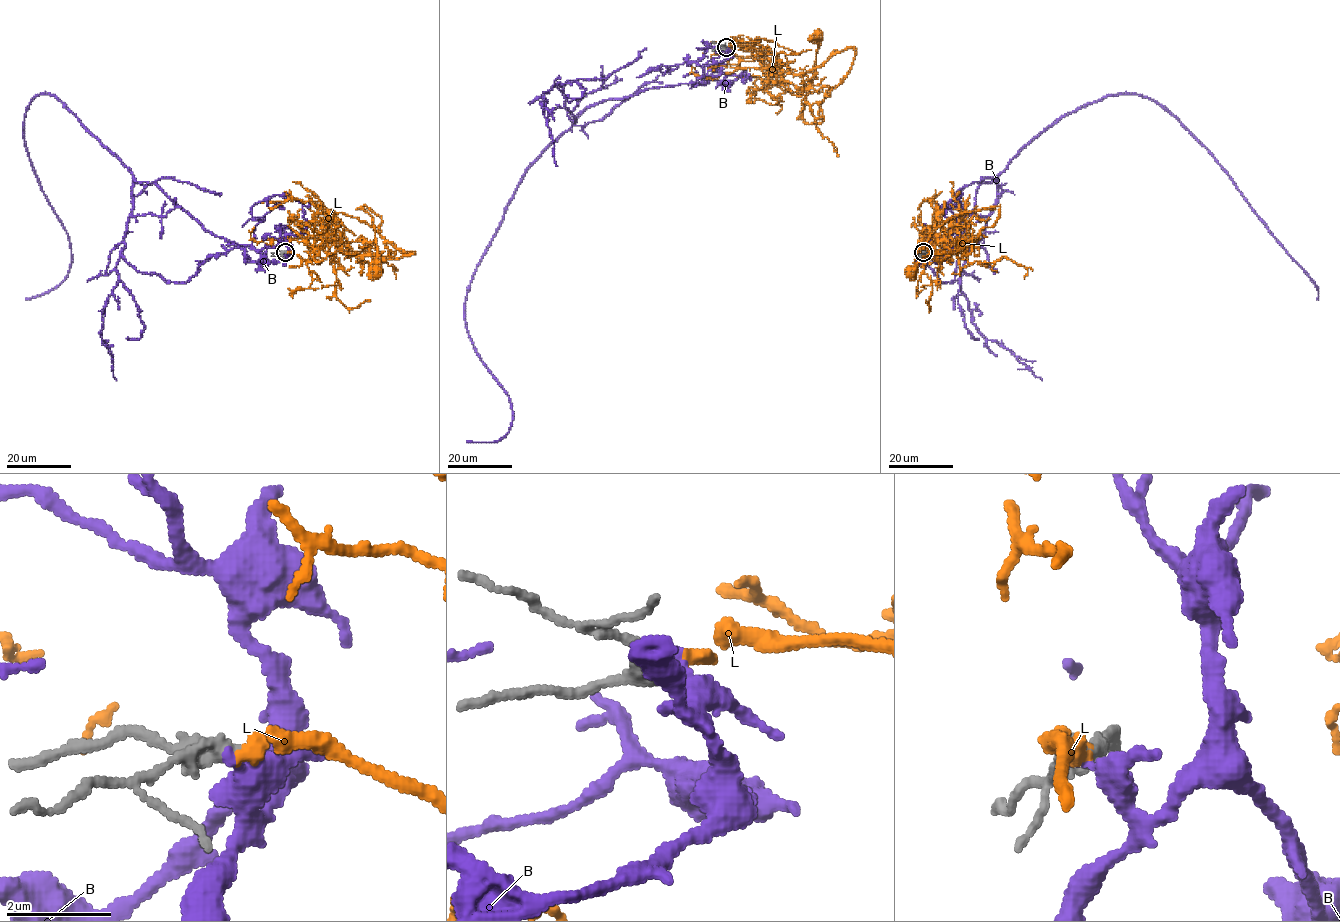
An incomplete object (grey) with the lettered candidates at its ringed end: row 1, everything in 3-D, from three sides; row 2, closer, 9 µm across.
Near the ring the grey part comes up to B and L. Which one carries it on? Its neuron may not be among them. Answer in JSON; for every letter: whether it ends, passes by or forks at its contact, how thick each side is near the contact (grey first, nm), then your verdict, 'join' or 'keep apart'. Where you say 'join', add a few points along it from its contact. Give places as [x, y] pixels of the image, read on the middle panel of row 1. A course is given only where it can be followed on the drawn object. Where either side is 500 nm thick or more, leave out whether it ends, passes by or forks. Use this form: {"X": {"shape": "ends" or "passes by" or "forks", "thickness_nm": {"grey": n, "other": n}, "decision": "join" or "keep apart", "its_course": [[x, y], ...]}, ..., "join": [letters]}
{"B": {"shape": "ends", "thickness_nm": {"grey": 340, "other": 240}, "decision": "keep apart"}, "L": {"shape": "ends", "thickness_nm": {"grey": 320, "other": 240}, "decision": "join", "its_course": [[726, 47], [754, 51], [796, 86], [829, 87], [821, 122], [802, 117], [818, 46], [813, 34]]}, "join": ["L"]}

